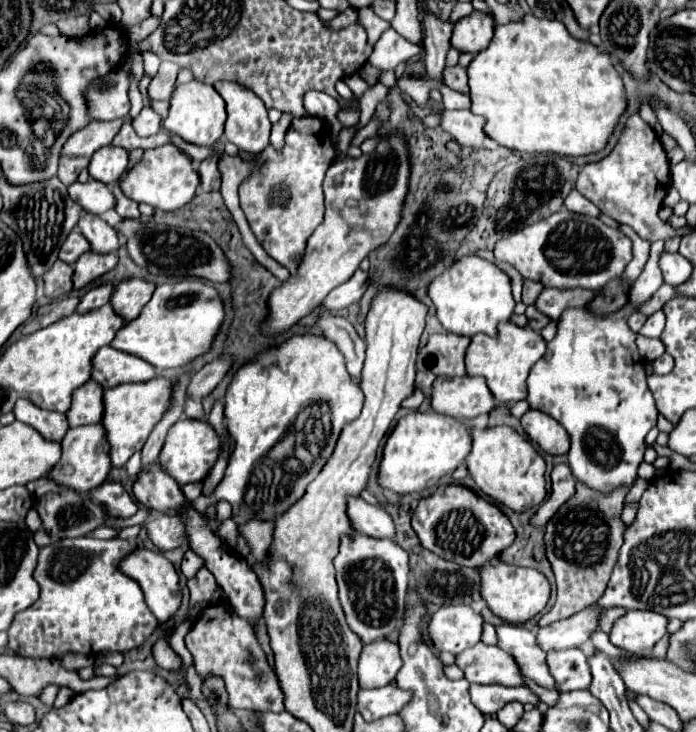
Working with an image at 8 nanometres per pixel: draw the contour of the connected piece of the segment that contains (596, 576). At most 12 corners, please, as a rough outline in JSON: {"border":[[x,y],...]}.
{"border":[[584,484],[546,524],[554,608],[538,628],[604,594],[626,530],[626,488]]}

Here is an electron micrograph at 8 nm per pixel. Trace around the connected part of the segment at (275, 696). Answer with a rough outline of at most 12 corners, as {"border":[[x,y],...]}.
{"border":[[228,604],[196,618],[186,648],[226,682],[230,708],[284,712],[282,688]]}

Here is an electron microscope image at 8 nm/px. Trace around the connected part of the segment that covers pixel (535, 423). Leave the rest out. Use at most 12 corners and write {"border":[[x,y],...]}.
{"border":[[528,410],[522,428],[552,456],[570,450],[568,432],[546,412]]}

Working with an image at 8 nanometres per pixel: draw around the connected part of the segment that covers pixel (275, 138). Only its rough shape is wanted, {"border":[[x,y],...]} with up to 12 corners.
{"border":[[290,112],[272,126],[272,146],[276,150],[284,144],[284,132],[292,122]]}

